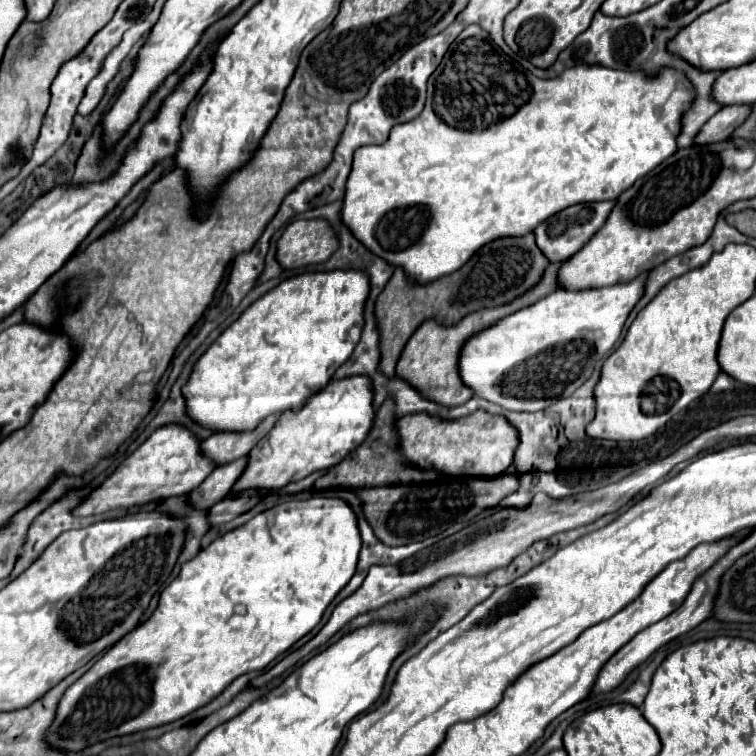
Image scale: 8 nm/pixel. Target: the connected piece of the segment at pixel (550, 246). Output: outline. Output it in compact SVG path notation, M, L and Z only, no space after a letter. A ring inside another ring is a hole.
M594 202L594 204L576 204L570 206L558 214L554 214L552 218L544 220L536 230L536 244L540 246L540 250L544 252L544 256L550 262L562 262L566 258L570 258L572 254L576 254L580 250L580 246L584 246L584 242L588 242L588 238L606 222L610 210L614 208L614 202Z

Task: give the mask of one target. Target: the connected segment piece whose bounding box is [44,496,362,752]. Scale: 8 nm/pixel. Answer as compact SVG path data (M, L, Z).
M320 496L318 498L308 498L308 500L290 500L290 502L278 504L278 506L270 508L270 510L260 512L256 518L252 518L244 526L240 526L236 530L230 530L224 536L216 538L208 548L200 550L190 562L182 564L180 574L172 580L172 584L168 584L162 590L160 600L158 600L158 608L152 612L152 616L146 622L142 622L140 626L136 626L132 632L128 632L110 650L106 650L104 656L80 680L76 680L64 692L64 696L58 702L58 708L56 708L56 718L54 718L52 726L50 726L50 730L46 730L46 734L44 734L46 744L50 748L56 748L56 750L80 752L80 750L88 748L90 744L96 744L96 742L102 742L102 740L108 740L108 738L126 736L126 734L134 734L134 732L142 732L142 730L150 730L150 728L156 728L156 726L170 724L170 722L174 722L178 718L184 718L186 714L206 706L210 700L214 700L238 676L254 672L254 670L264 670L272 660L282 656L288 648L292 648L302 636L306 636L322 620L322 614L324 614L326 606L334 600L334 596L356 574L356 562L358 562L360 546L362 546L360 532L358 532L356 514L352 512L352 508L340 498L320 498Z

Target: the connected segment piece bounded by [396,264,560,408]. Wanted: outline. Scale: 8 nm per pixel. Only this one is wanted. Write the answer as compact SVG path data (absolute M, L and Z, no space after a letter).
M550 264L540 280L538 286L534 286L532 290L528 290L524 294L524 298L516 298L514 302L494 308L494 310L478 310L476 314L468 314L468 318L464 318L460 324L456 326L440 326L434 320L426 320L414 334L412 338L406 342L402 356L396 364L396 376L406 380L412 388L416 388L424 398L428 398L430 402L442 404L442 406L460 406L464 402L468 402L472 398L472 390L466 388L460 382L460 374L458 374L458 356L460 356L460 348L466 342L466 338L470 338L472 334L492 326L496 320L524 308L530 306L534 302L538 302L540 298L548 296L550 292L558 290L558 282L556 282L556 270L560 264Z

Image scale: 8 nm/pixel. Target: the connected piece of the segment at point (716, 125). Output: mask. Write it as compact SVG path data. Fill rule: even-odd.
M724 106L720 108L698 132L696 144L714 144L726 140L730 132L740 126L750 114L750 106Z

